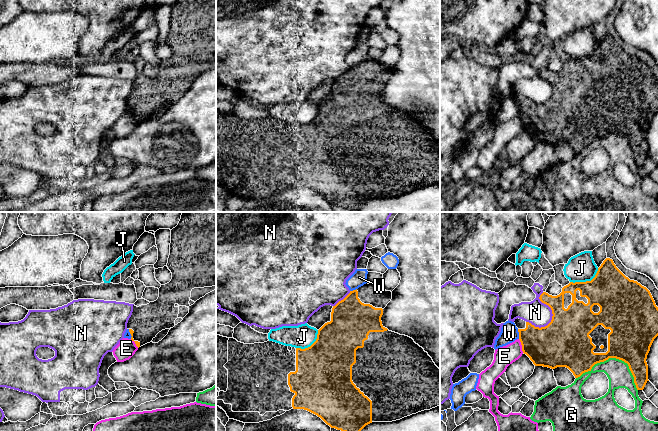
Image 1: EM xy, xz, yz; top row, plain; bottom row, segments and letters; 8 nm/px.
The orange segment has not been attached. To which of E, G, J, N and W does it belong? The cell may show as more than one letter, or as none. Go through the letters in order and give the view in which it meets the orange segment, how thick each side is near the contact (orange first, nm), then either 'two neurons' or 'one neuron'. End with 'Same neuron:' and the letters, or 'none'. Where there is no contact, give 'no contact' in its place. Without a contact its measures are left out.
E: yz | 340/160 nm | two neurons
G: yz | 360/190 nm | two neurons
J: yz | 320/220 nm | two neurons
N: yz | 380/190 nm | two neurons
W: yz | 320/150 nm | two neurons
Same neuron: none

